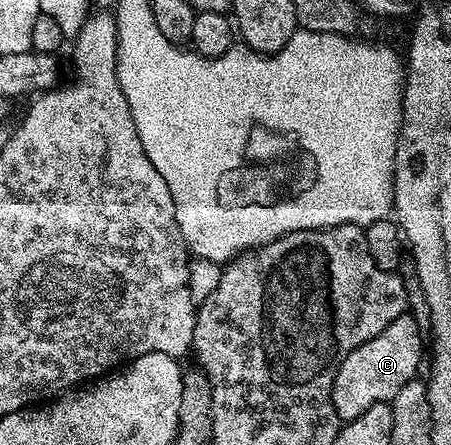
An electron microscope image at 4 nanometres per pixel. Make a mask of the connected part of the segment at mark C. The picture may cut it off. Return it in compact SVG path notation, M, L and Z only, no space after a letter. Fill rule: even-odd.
M403 314L383 333L379 333L371 341L359 345L339 365L335 373L335 381L331 389L331 401L335 405L335 413L348 421L359 417L359 413L367 413L371 405L376 403L392 404L395 393L407 385L407 381L418 378L421 367L421 339L423 332L415 325L415 317Z

